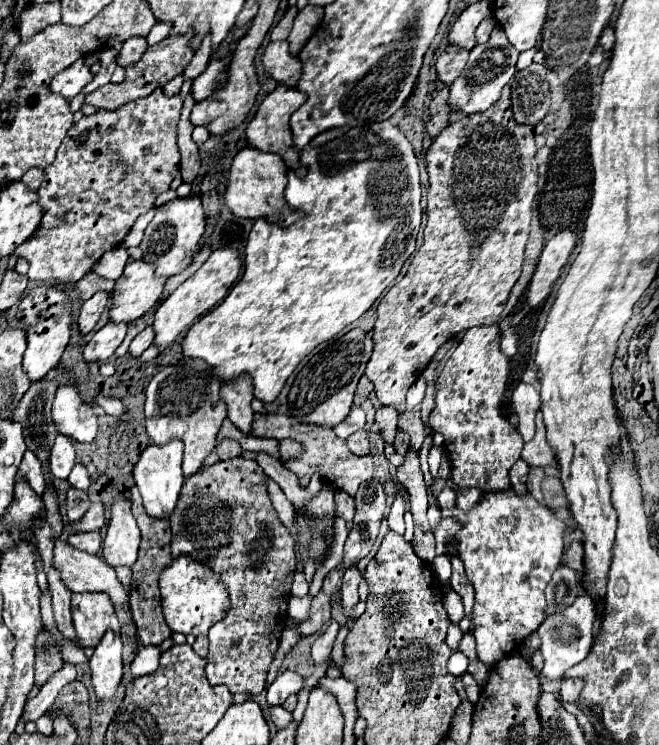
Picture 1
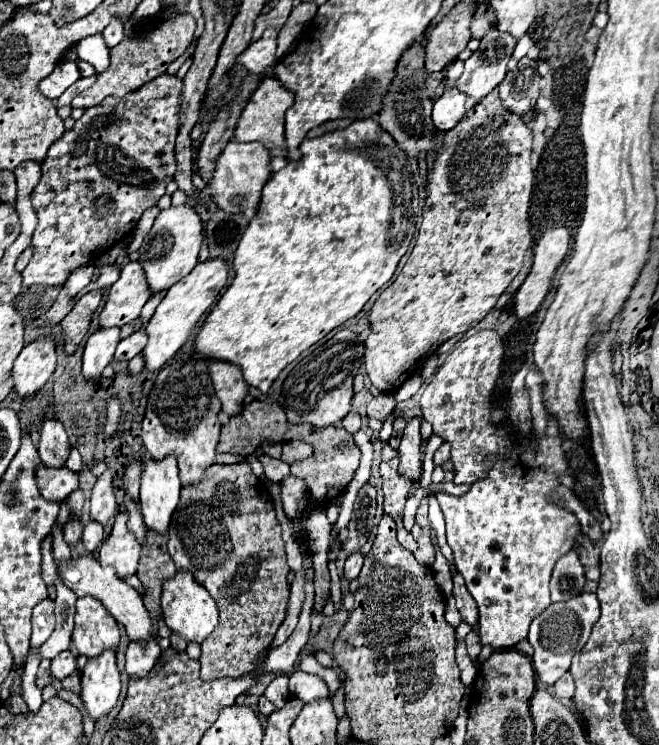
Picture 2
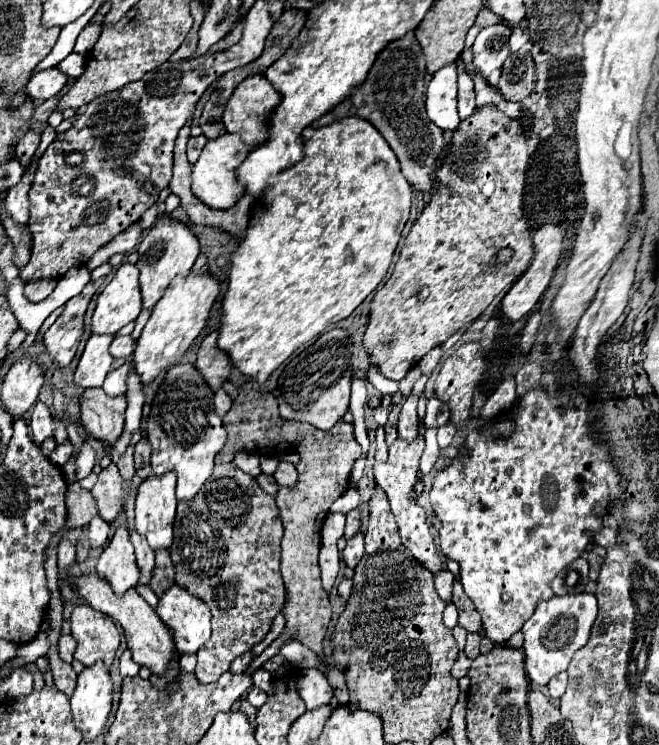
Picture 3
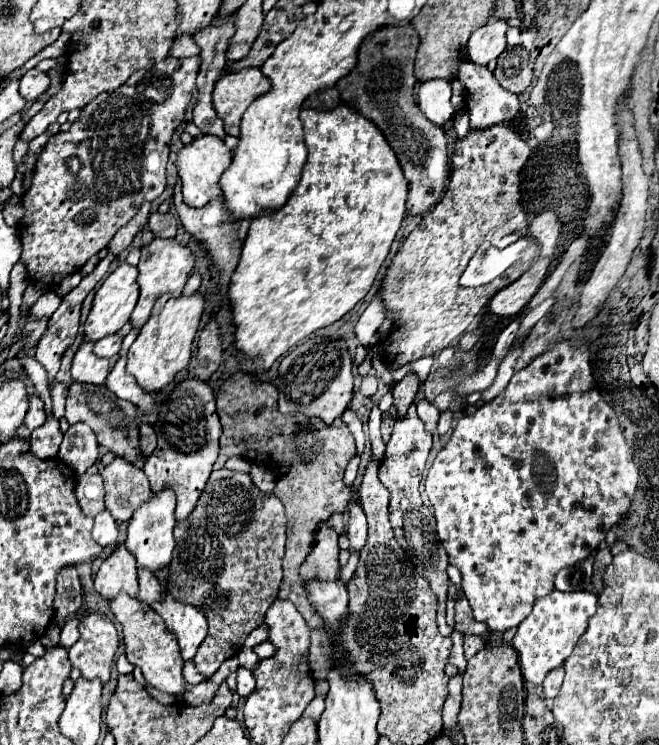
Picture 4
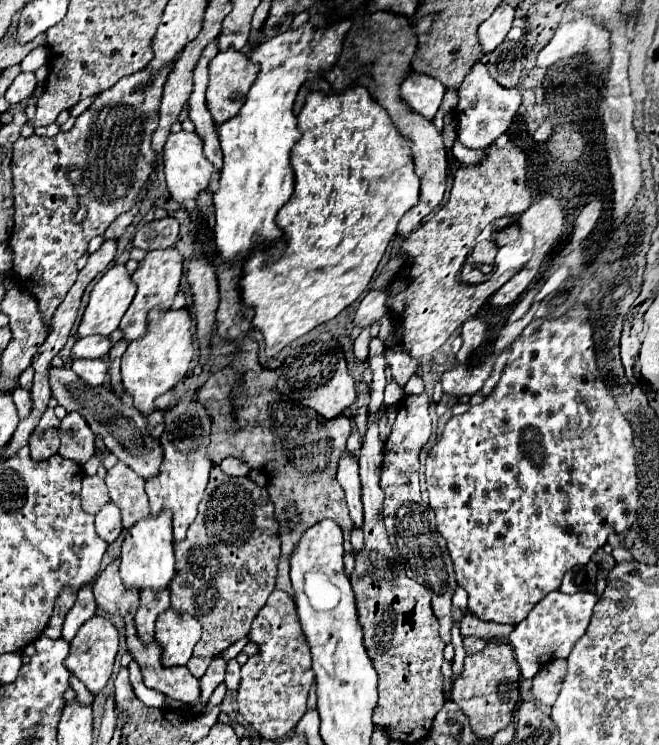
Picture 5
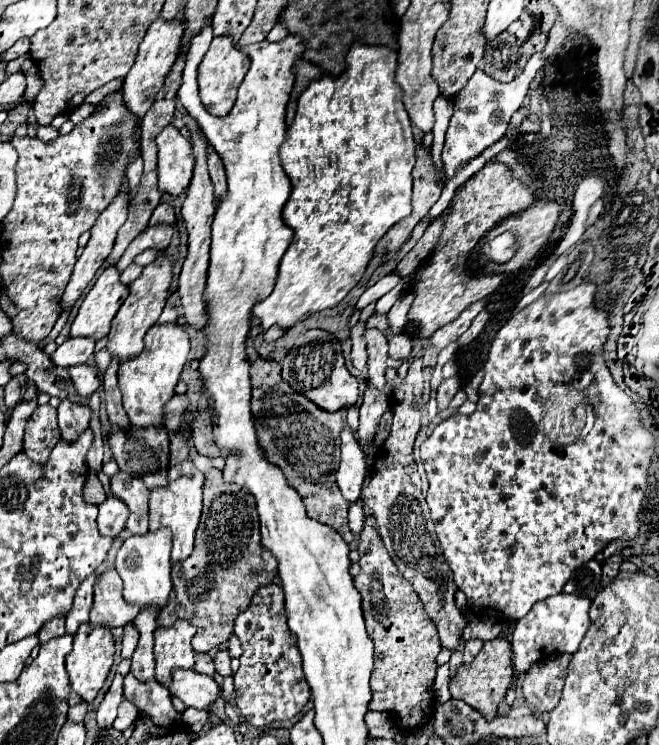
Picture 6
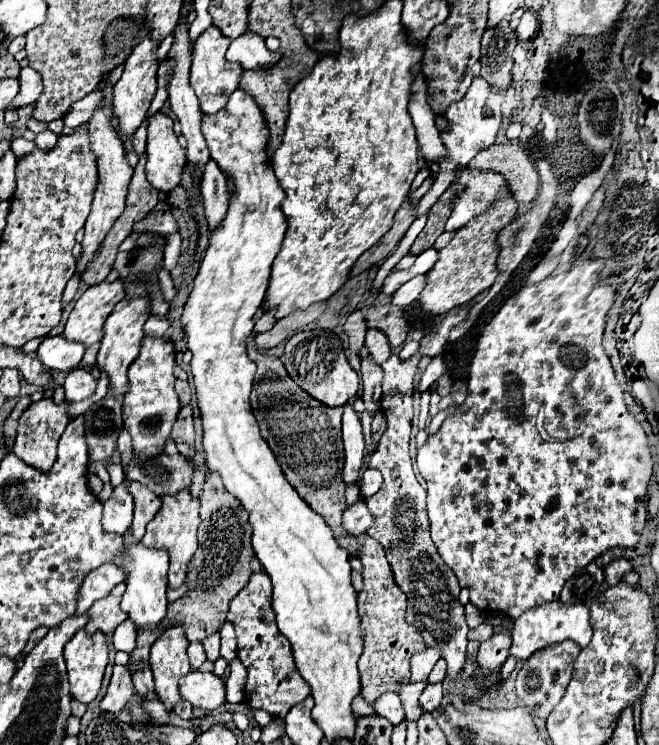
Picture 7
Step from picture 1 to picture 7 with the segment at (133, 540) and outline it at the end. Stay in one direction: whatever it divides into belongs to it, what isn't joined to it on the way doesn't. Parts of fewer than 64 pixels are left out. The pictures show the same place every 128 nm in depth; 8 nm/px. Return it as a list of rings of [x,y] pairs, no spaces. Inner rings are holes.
[[[116,584],[112,588],[112,592],[98,600],[96,604],[92,604],[92,608],[88,610],[90,620],[86,624],[86,632],[88,636],[92,636],[94,632],[104,632],[104,634],[112,634],[116,630],[118,624],[122,624],[128,616],[120,610],[120,600],[124,594],[126,586],[124,584]]]

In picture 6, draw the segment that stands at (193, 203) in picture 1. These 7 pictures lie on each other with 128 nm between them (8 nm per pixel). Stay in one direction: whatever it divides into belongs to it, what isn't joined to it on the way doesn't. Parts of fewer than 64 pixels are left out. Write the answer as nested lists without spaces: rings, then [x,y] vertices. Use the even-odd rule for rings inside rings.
[[[162,254],[152,264],[148,264],[144,268],[140,278],[136,278],[130,284],[130,294],[124,300],[124,304],[120,306],[120,310],[116,312],[114,320],[112,320],[110,334],[108,334],[108,344],[106,344],[106,350],[112,356],[116,356],[120,360],[120,364],[134,358],[134,356],[138,356],[142,352],[142,348],[144,348],[142,338],[154,326],[154,322],[158,320],[158,316],[160,316],[162,308],[164,308],[170,280],[172,280],[172,264],[170,264],[170,258],[166,254]]]

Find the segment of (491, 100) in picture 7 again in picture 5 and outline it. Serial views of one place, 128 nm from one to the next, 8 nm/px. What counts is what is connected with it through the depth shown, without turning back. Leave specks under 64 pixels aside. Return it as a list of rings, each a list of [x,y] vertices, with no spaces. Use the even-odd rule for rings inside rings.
[[[582,16],[574,22],[562,24],[554,38],[538,52],[536,58],[536,68],[548,68],[560,58],[568,58],[574,54],[586,52],[596,66],[596,72],[604,72],[610,64],[610,54],[608,54],[608,32],[588,20],[588,16]],[[482,62],[474,64],[462,86],[458,88],[458,106],[454,108],[456,114],[456,140],[470,150],[476,148],[488,148],[498,136],[502,136],[508,126],[512,124],[512,118],[516,116],[518,108],[522,104],[520,88],[504,88],[492,76],[488,74],[486,66]]]

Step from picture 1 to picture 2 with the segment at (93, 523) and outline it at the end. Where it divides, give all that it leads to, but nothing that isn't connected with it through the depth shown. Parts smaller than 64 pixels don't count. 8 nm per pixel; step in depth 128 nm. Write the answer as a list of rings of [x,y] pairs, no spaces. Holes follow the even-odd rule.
[[[106,470],[102,476],[98,476],[96,486],[92,488],[90,498],[90,516],[92,520],[106,524],[118,510],[116,498],[114,498],[114,484],[112,484],[112,472]]]

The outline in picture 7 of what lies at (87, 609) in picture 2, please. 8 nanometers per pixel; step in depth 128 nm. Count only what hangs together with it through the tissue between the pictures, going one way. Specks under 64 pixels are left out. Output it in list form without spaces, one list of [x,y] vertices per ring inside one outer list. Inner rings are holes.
[[[78,630],[64,646],[64,660],[68,666],[68,682],[72,698],[88,704],[96,698],[104,668],[108,664],[108,646],[102,632],[88,636]]]

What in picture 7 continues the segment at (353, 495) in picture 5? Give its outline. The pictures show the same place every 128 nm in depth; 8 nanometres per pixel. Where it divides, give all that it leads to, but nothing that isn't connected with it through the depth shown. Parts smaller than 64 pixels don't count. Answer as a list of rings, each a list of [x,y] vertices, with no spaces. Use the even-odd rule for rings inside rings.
[[[344,404],[342,440],[344,440],[344,454],[346,454],[342,478],[344,478],[346,484],[350,484],[350,482],[356,482],[358,480],[358,472],[360,472],[360,466],[362,466],[362,458],[366,454],[360,416],[358,416],[358,412],[350,404]]]

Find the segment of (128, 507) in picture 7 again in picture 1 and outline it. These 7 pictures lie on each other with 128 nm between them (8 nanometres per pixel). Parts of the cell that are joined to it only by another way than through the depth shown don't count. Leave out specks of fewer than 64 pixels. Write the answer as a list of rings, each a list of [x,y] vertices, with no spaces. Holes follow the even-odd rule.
[[[78,532],[78,534],[68,536],[68,542],[78,550],[84,550],[88,554],[98,554],[102,536],[100,536],[100,532]]]

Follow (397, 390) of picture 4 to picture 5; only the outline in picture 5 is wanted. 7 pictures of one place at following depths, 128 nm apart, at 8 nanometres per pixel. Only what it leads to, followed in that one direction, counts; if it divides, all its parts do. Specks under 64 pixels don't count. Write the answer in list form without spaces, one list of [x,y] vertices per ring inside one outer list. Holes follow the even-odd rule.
[[[402,344],[388,348],[386,362],[388,362],[388,366],[390,366],[392,378],[394,378],[400,386],[404,386],[406,380],[408,380],[408,378],[416,372],[416,368],[418,368],[418,360],[416,360],[410,352],[406,352],[406,350],[402,348]]]

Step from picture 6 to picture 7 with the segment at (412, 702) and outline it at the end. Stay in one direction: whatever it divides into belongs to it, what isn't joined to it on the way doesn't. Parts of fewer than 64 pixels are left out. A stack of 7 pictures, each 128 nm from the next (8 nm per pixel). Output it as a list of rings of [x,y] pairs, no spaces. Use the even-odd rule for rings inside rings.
[[[364,538],[360,548],[360,560],[364,566],[362,578],[364,588],[358,592],[358,616],[362,626],[364,652],[358,660],[362,678],[362,694],[366,702],[374,702],[384,692],[396,692],[396,682],[408,682],[410,678],[410,656],[426,648],[422,634],[404,620],[406,594],[396,586],[390,564],[384,556],[384,548],[374,538]]]

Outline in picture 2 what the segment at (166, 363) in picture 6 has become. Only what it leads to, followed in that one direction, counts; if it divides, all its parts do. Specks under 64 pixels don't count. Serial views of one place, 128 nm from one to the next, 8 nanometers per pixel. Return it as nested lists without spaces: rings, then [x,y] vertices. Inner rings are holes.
[[[214,258],[214,260],[198,262],[196,268],[188,276],[178,280],[166,292],[166,296],[162,298],[162,302],[158,304],[154,316],[150,318],[150,322],[146,326],[148,344],[142,352],[142,356],[144,356],[144,366],[148,372],[158,372],[184,346],[190,332],[196,328],[198,320],[206,314],[206,310],[212,308],[212,304],[216,302],[216,296],[226,286],[226,282],[228,282],[226,262],[220,258]]]

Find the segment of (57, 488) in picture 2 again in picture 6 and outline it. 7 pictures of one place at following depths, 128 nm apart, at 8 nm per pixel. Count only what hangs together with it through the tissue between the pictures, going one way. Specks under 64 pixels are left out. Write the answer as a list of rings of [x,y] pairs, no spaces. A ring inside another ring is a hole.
[[[68,398],[60,400],[58,406],[58,426],[62,432],[62,438],[72,442],[76,440],[76,436],[88,428],[92,416],[92,408],[88,404],[80,404],[80,402],[70,402]]]

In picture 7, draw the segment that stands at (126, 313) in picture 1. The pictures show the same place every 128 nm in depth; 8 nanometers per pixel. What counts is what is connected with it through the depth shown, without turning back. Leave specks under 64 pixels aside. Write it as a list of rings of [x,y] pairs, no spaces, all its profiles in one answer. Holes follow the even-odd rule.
[[[120,280],[112,284],[100,282],[96,286],[90,286],[74,304],[62,336],[66,340],[80,342],[86,348],[100,342],[104,320],[122,298],[124,286]]]

